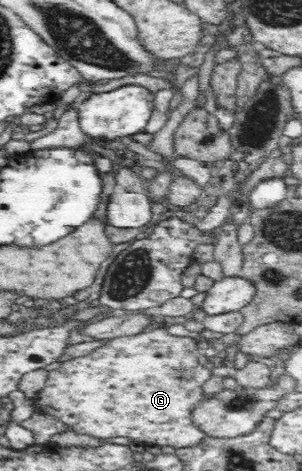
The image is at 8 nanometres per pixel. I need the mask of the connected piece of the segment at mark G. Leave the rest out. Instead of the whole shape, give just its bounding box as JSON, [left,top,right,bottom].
[33,326,214,449]

